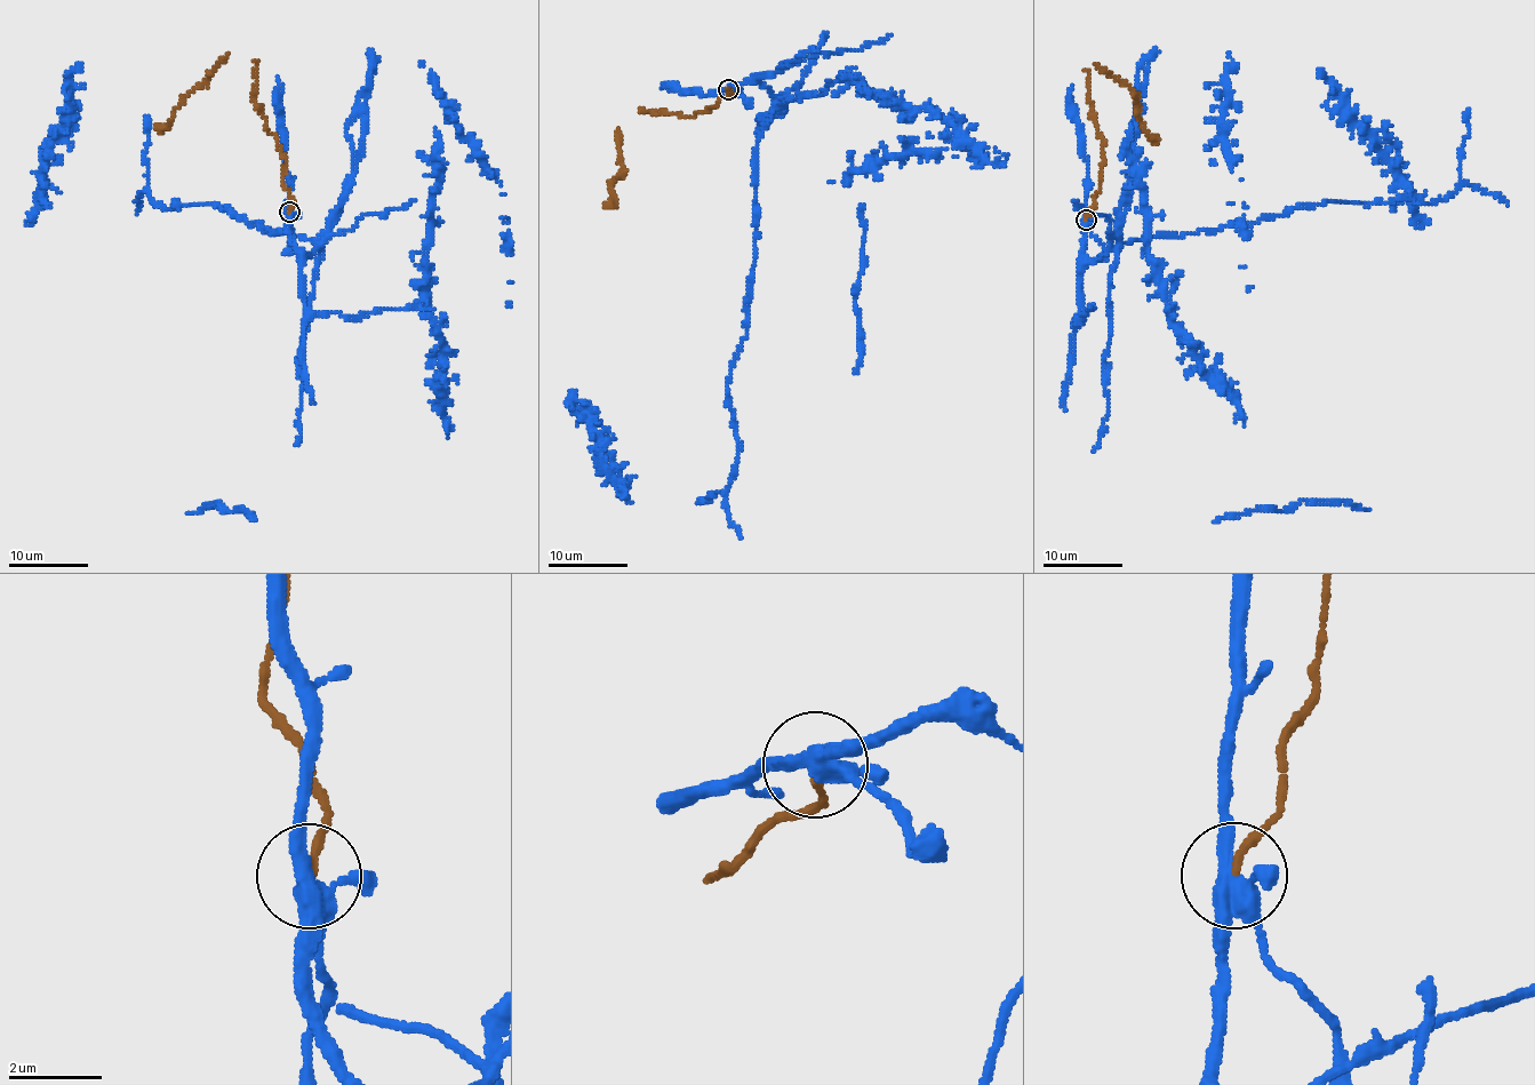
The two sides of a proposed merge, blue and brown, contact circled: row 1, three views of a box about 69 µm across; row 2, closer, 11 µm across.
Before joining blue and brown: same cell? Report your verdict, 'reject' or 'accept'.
reject

